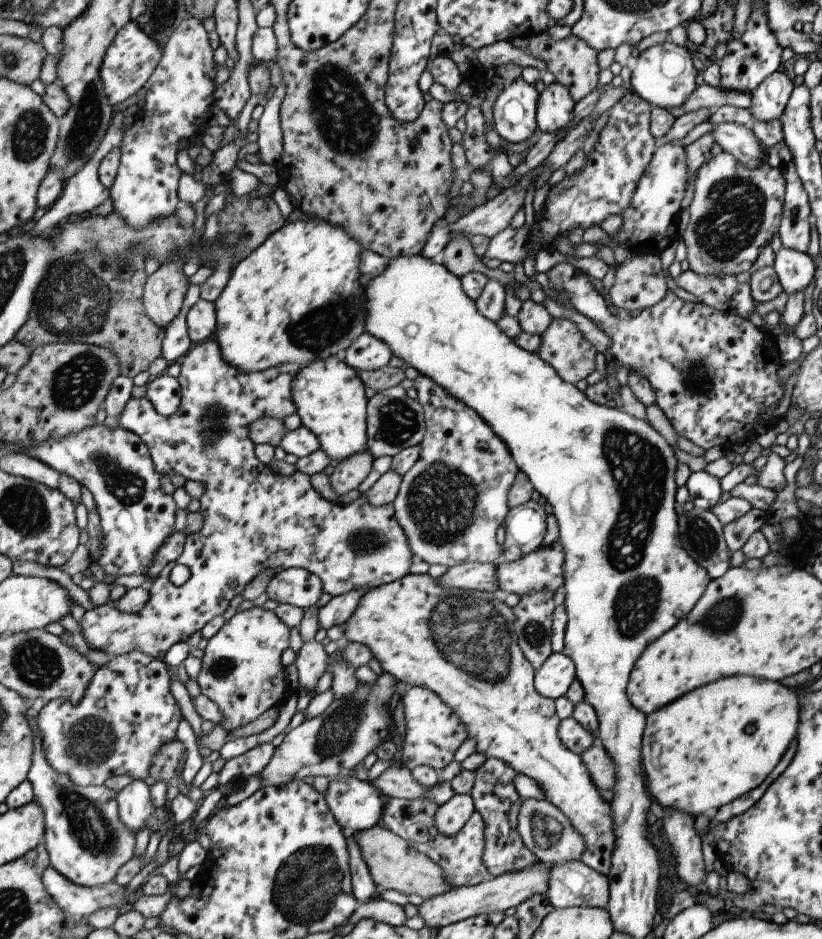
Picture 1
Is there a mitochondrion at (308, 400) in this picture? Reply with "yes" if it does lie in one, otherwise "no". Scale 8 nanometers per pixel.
no

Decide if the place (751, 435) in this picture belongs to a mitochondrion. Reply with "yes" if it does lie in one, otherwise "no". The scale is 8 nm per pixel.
no

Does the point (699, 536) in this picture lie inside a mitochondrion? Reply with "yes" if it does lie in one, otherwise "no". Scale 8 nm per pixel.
yes

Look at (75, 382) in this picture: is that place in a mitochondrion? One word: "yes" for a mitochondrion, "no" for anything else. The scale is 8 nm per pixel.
yes

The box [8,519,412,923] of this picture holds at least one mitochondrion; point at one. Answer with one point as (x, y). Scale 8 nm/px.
(89, 826)

